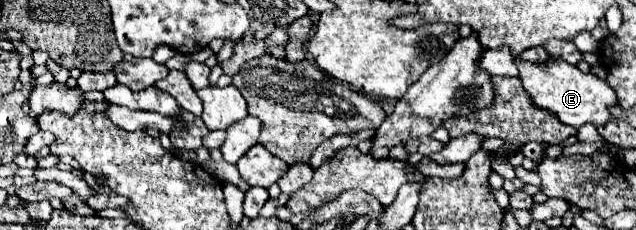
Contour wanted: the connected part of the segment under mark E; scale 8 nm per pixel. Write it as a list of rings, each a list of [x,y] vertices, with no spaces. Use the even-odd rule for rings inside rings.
[[[516,59],[516,63],[520,65],[522,85],[530,93],[534,103],[542,109],[552,111],[562,123],[578,129],[584,123],[600,127],[612,119],[610,109],[618,107],[618,97],[616,91],[604,79],[592,73],[582,73],[578,67],[558,59],[548,61],[548,65],[532,65],[522,59]]]

